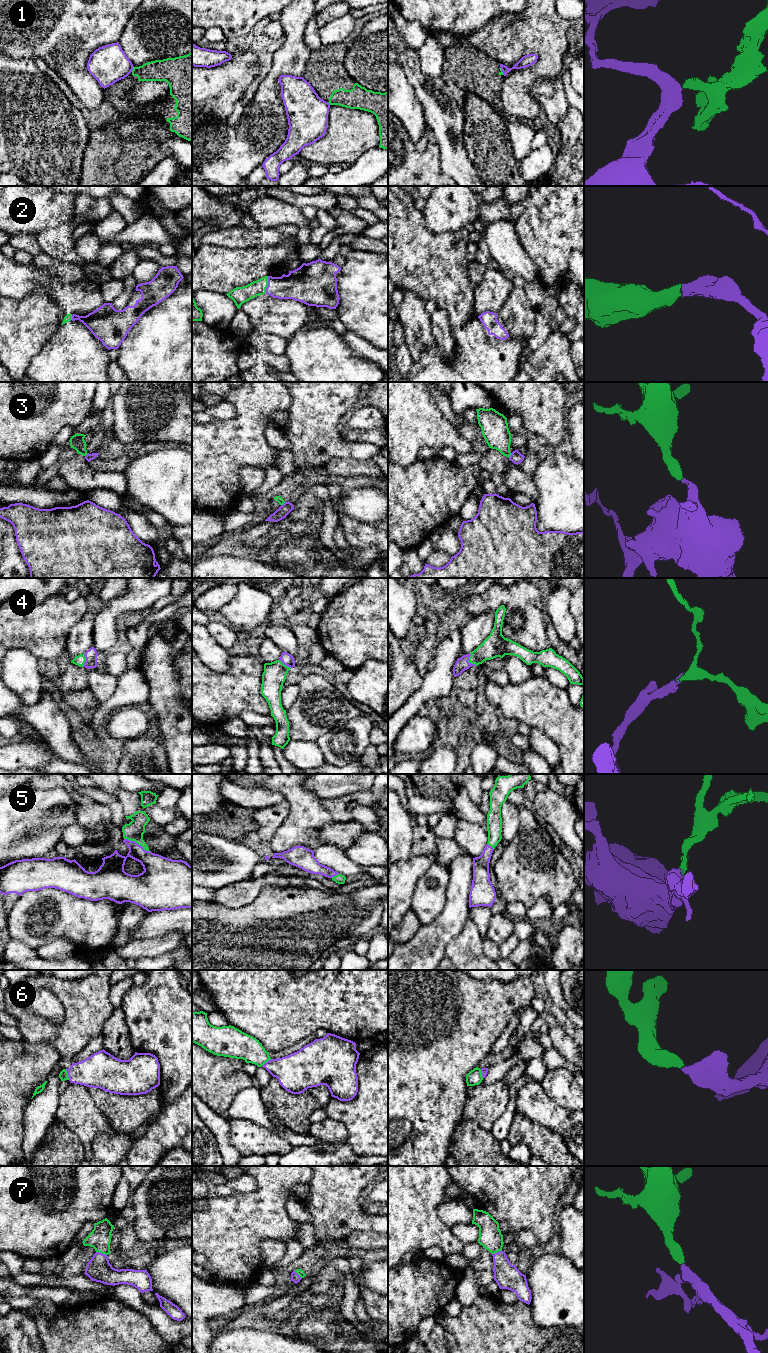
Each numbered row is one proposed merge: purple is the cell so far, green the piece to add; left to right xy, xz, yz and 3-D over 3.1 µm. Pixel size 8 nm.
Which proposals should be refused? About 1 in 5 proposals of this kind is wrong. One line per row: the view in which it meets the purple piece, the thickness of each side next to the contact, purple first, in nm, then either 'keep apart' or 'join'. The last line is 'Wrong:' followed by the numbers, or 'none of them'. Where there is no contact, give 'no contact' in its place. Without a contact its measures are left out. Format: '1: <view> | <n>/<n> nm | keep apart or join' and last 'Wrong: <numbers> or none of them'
1: xy | 300/180 nm | keep apart
2: xz | 260/140 nm | join
3: yz | 100/220 nm | keep apart
4: yz | 110/190 nm | join
5: xy | 200/150 nm | join
6: xy | 280/70 nm | join
7: xy | 200/180 nm | join
Wrong: 1, 3

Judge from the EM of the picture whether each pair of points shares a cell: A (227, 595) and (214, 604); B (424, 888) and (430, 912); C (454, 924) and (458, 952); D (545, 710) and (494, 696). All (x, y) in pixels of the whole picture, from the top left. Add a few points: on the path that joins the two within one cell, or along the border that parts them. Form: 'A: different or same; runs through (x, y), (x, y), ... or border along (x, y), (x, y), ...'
A: same; runs through (224, 595), (217, 601)
B: same; runs through (428, 894), (428, 906)
C: different; border along (468, 916), (464, 928), (448, 944), (445, 956)
D: same; runs through (532, 702), (517, 702), (507, 698)

